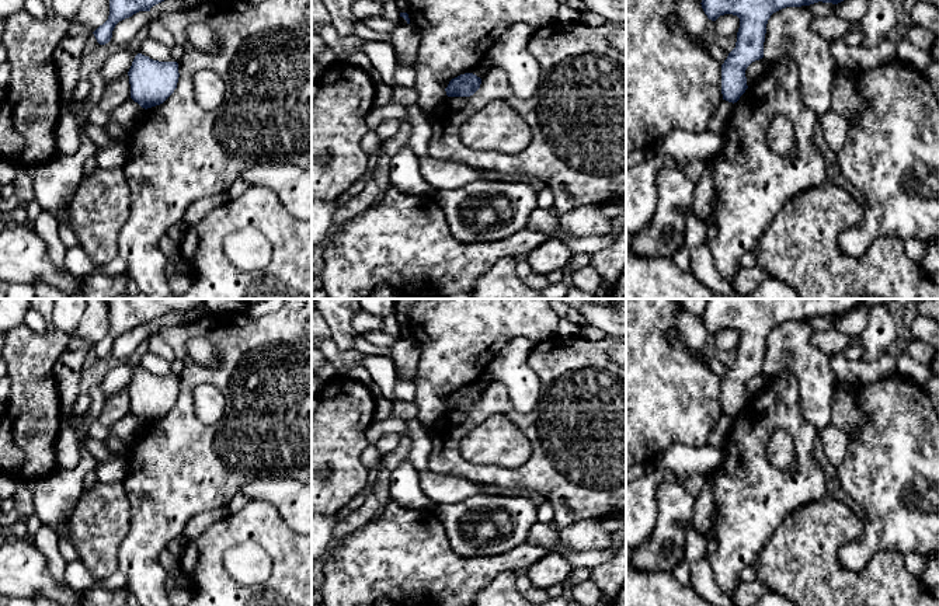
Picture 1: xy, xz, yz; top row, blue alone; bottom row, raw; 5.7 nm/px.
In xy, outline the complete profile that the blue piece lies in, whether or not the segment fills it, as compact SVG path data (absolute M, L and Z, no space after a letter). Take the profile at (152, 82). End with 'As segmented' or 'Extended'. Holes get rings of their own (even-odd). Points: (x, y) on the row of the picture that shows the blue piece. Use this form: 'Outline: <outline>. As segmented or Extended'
Outline: M138 53L128 76L131 98L147 109L163 104L177 88L178 63L159 62Z. As segmented

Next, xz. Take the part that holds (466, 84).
Outline: M465 73L452 79L445 88L448 97L470 97L481 84L481 79L473 73Z. As segmented

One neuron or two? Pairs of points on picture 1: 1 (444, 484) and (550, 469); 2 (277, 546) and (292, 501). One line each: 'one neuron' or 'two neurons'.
1: two neurons
2: two neurons

